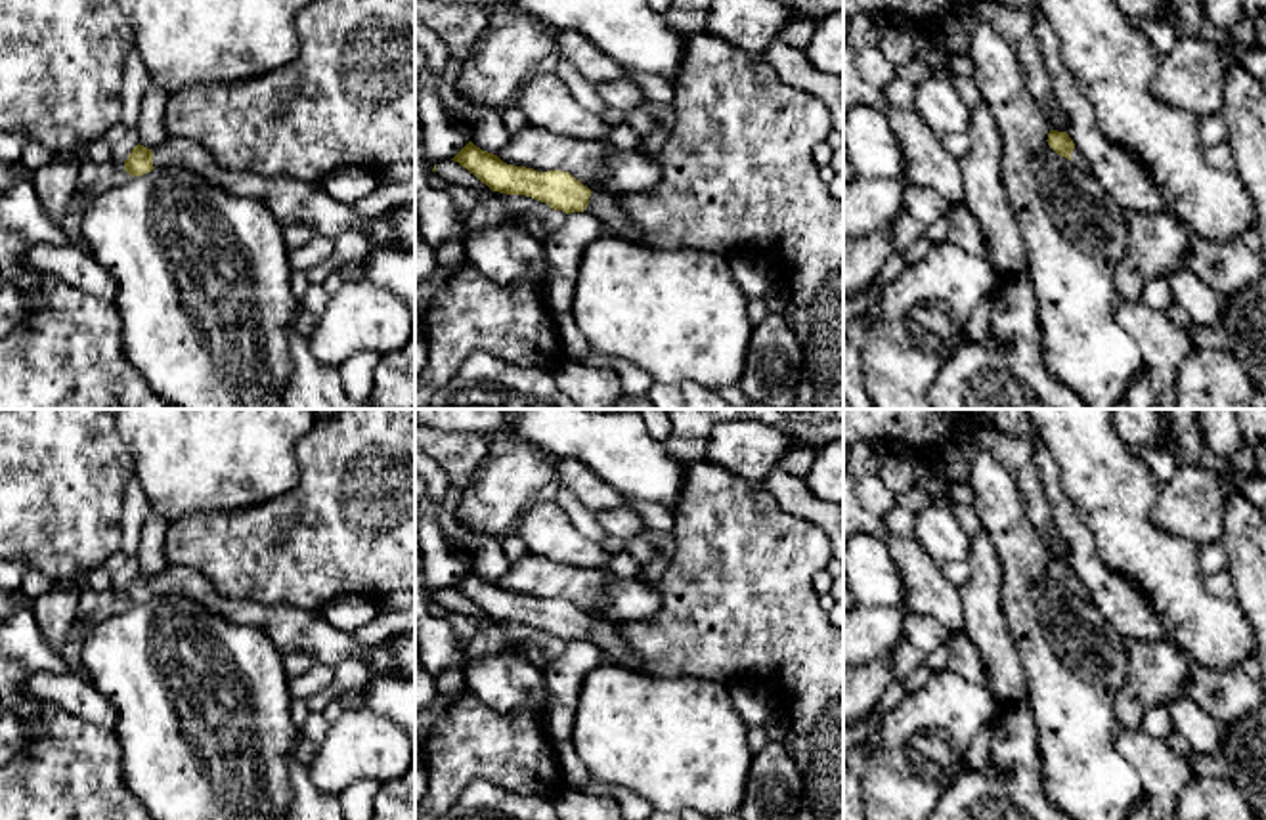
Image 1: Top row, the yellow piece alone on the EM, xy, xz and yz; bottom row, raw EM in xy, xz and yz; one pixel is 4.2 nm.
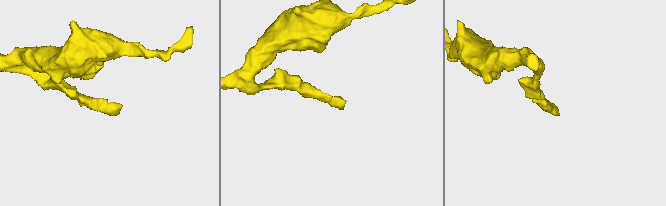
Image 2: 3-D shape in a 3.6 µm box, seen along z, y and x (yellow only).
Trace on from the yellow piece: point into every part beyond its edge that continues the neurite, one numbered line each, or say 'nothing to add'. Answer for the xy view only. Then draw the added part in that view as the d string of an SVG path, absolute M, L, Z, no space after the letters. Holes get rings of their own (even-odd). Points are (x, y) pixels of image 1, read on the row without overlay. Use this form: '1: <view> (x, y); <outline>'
1: xy (289, 629); M172 566L153 579L153 594L178 594L205 604L212 614L237 625L260 629L281 654L306 652L317 663L338 665L360 658L373 677L400 677L415 680L415 635L404 635L394 644L363 646L352 635L333 627L325 615L272 606L254 600L231 600L216 593L214 585L189 566Z

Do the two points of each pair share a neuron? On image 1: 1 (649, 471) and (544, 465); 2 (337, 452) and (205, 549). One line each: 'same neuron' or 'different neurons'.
1: different neurons
2: same neuron

